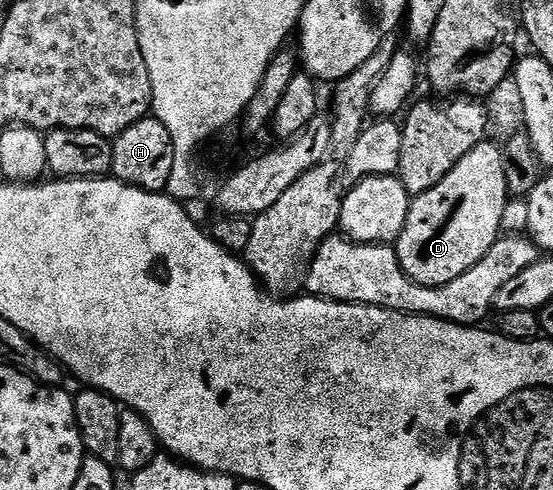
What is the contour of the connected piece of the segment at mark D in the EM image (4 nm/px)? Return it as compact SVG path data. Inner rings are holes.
M491 140L478 142L468 154L457 160L453 172L449 172L441 184L429 188L429 192L414 195L405 228L393 244L401 268L414 282L422 286L444 286L449 284L449 280L457 280L461 272L469 272L469 268L473 268L473 264L477 264L477 260L481 260L501 237L501 212L505 212L509 200L504 157L504 151L500 147L498 150Z

